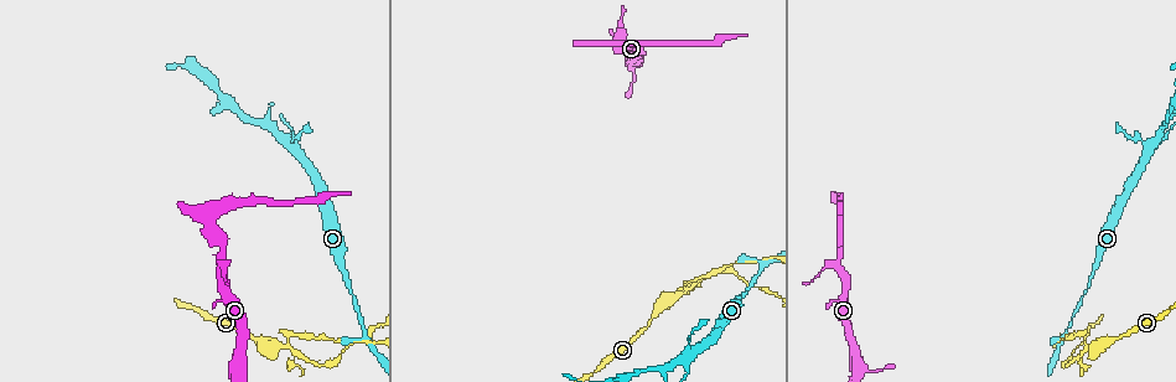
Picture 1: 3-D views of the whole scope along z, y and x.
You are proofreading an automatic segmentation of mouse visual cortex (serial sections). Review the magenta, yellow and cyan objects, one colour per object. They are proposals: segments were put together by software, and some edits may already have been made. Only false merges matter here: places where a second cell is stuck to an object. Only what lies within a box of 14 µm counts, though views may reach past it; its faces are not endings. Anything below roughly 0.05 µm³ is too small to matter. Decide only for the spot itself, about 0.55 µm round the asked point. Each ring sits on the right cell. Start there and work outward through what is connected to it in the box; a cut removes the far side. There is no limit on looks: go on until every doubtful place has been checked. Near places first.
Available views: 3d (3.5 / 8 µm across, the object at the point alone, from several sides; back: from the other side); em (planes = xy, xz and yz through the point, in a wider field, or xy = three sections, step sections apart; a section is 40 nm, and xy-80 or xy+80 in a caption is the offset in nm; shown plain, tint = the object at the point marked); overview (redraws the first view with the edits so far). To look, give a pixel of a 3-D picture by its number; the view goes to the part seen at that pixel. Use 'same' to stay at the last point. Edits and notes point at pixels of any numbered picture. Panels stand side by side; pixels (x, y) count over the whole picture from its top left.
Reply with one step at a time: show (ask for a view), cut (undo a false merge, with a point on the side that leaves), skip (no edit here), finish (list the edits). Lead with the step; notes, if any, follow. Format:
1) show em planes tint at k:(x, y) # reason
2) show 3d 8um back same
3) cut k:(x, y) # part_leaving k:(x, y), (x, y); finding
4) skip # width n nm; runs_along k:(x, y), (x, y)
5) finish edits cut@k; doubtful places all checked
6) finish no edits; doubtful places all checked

show 3d 3.5um at 1:(682, 361) # calibre changes

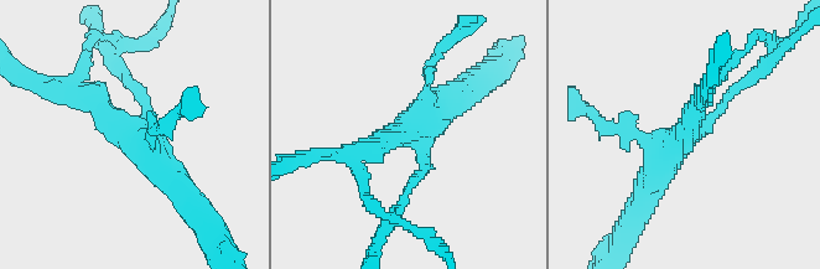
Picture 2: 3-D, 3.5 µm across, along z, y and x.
show em planes tint at 2:(130, 133)

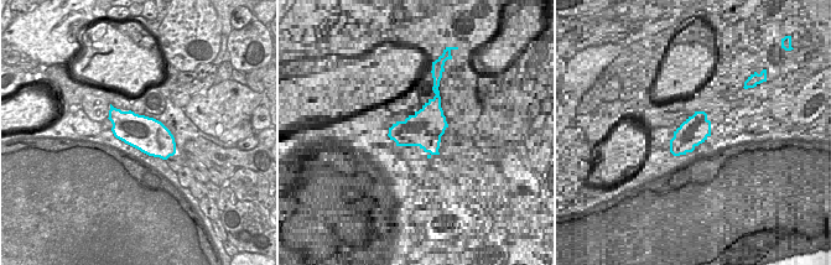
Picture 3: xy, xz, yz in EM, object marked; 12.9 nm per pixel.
skip # runs_along 2:(183, 192), (138, 139), (66, 89); one cell here

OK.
show 3d 8um at 1:(1163, 127) # three-way junction

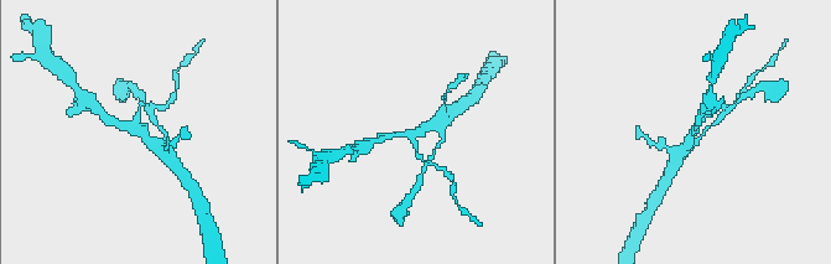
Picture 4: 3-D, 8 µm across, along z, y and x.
show em planes tint at 4:(699, 126) # arms 3; arm_widths 150, 200, 350 nm

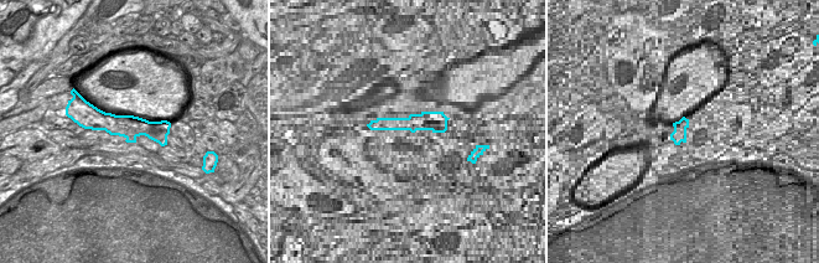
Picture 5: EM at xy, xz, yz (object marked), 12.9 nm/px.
skip # runs_along 5:(91, 125), (119, 124), (166, 130); all the same cell

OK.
show 3d 8um at 1:(1086, 350) # abrupt turn

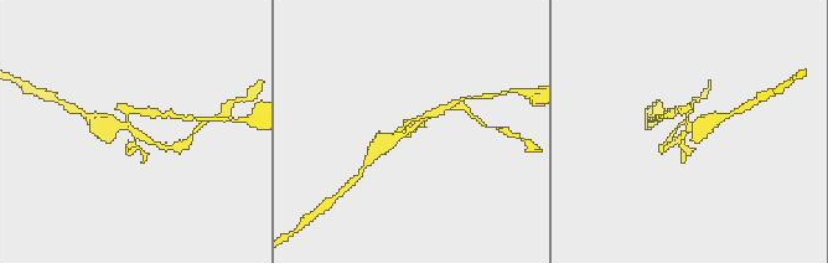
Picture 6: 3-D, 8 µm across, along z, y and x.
show em xy step 3 tint at 6:(406, 130)

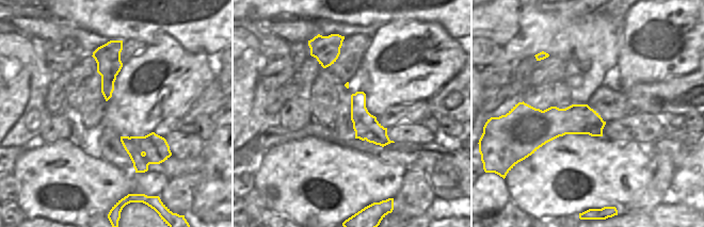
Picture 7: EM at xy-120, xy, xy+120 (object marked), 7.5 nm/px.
cut 6:(144, 112) # a second cell is stuck on

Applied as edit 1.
show 3d 3.5um at 1:(220, 239) # three arms meet

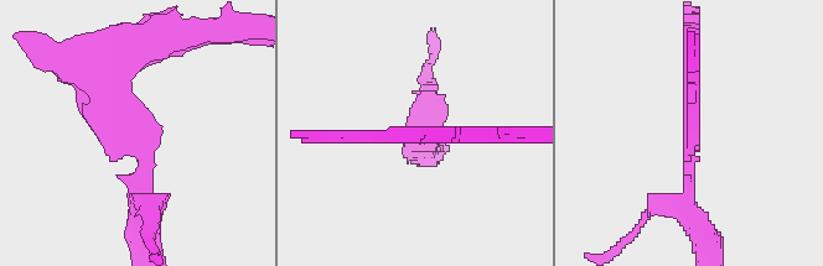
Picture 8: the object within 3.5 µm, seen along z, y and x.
show em xy step 2 tint at 8:(692, 136)

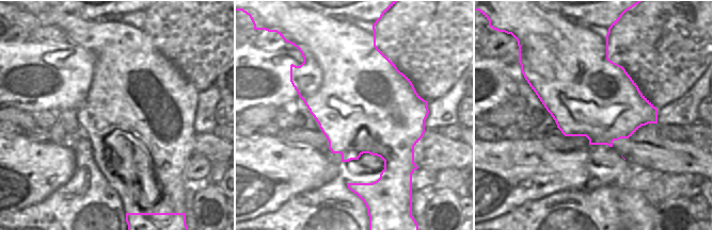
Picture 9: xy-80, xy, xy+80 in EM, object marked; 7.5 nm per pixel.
skip # width 750 nm; runs_along 8:(145, 223), (127, 97), (141, 60); continuous, no second cell

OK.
show 3d 3.5um at 1:(614, 44) # abrupt turn

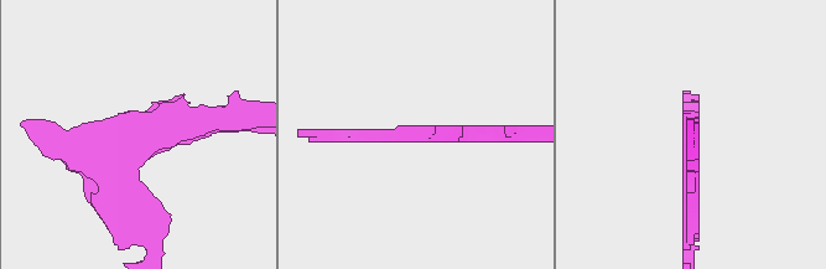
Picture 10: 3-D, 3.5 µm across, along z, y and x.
show em planes tint at 10:(136, 159) # need the tissue

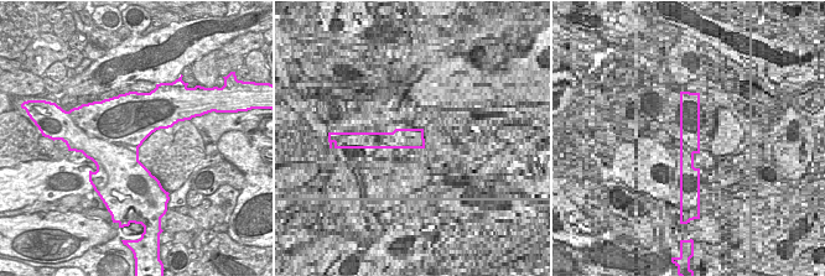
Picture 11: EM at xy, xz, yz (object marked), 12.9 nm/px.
skip # runs_along 10:(150, 238), (134, 163), (214, 124); continuous, no second cell

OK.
finish edits cut@6; doubtful places all checked

